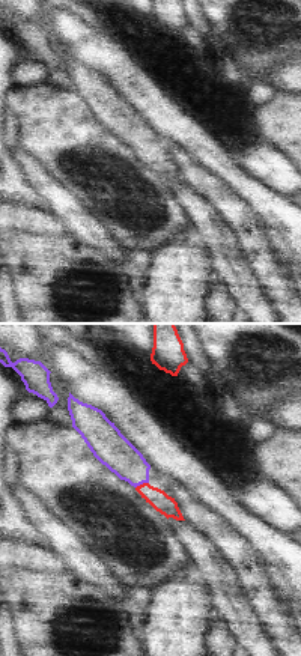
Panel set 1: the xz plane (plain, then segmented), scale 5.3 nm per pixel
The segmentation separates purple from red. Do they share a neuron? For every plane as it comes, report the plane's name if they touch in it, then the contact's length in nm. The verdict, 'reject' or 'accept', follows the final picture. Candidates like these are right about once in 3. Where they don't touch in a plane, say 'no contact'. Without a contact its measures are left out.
meets purple in xz; contact 80 nm long

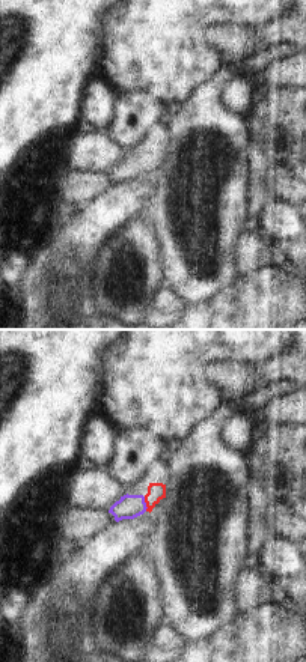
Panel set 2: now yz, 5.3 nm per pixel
meets purple in yz; contact 80 nm long

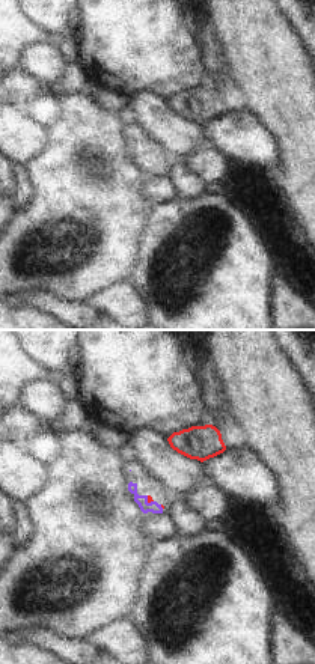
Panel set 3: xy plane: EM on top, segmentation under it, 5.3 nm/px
meets purple in xy; contact 50 nm long

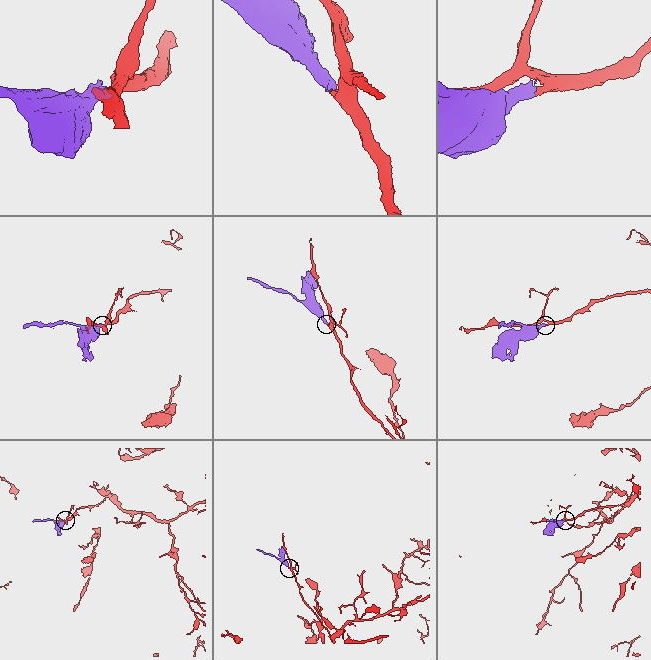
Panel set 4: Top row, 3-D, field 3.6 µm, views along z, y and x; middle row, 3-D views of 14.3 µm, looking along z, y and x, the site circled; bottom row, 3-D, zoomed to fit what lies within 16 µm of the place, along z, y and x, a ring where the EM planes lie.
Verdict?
accept

